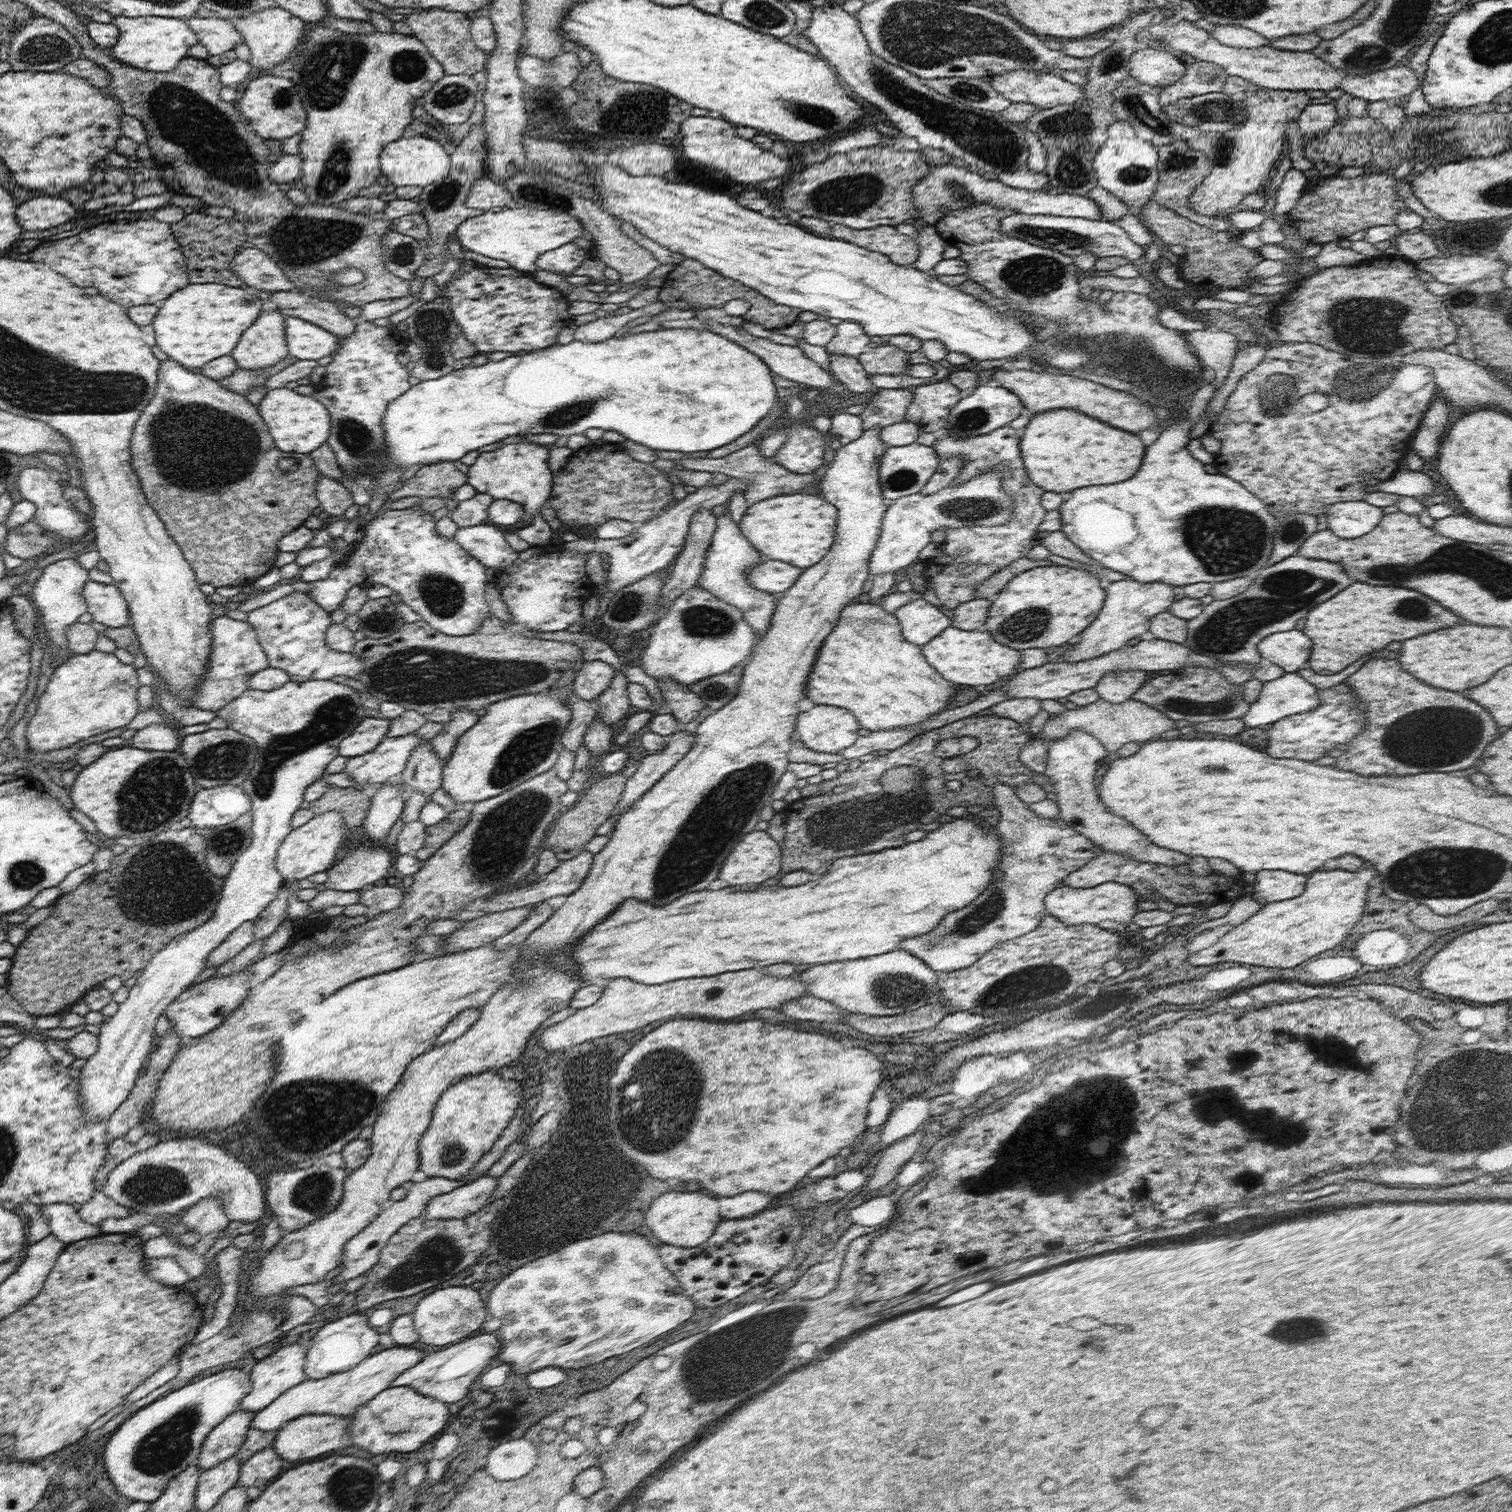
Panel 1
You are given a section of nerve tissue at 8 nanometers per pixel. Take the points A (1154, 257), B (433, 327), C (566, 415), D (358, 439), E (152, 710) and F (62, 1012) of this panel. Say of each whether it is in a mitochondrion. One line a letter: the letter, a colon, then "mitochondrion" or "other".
A: other
B: mitochondrion
C: mitochondrion
D: mitochondrion
E: other
F: other

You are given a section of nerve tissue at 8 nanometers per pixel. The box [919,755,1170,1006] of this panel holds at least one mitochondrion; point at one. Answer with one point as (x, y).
(992, 907)

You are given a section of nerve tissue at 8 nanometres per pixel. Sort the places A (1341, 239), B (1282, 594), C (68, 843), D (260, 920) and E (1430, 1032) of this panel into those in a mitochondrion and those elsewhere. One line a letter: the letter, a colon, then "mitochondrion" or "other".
A: other
B: mitochondrion
C: other
D: other
E: other

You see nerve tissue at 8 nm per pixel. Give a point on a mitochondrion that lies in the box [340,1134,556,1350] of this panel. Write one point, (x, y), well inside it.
(433, 1257)

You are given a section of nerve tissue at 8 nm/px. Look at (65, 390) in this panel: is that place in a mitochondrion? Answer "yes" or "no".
yes

